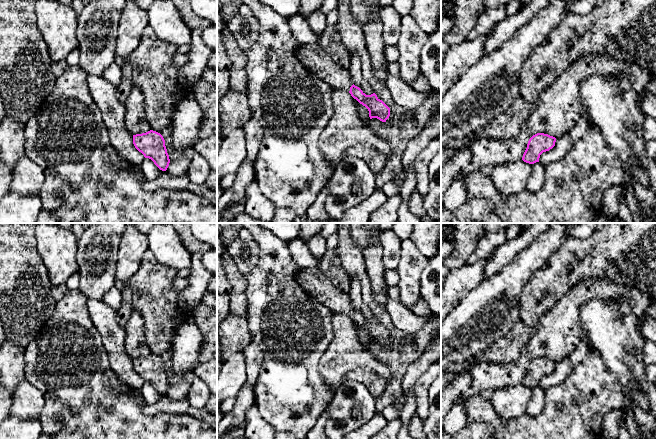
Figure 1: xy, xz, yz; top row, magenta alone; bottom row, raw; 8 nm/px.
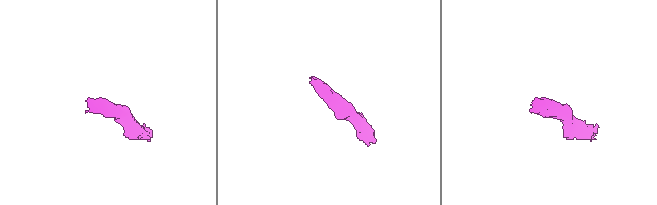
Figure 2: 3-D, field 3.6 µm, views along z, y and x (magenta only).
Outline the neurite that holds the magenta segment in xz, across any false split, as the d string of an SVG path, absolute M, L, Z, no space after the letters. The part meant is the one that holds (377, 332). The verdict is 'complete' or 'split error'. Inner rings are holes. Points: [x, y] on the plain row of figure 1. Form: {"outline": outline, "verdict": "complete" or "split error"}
{"outline": "M318 267L299 268L296 280L300 287L309 295L319 300L333 314L345 314L369 335L369 341L382 346L390 340L390 332L375 317L366 319L351 304L346 291L335 287Z", "verdict": "split error"}

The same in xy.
{"outline": "M153 354L146 357L133 359L133 368L145 382L151 383L162 395L166 395L170 383L163 360Z", "verdict": "complete"}

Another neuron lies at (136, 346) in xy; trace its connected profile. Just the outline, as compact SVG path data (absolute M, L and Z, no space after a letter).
M133 310L125 326L125 331L125 350L132 359L151 354L145 338L144 320L138 311Z

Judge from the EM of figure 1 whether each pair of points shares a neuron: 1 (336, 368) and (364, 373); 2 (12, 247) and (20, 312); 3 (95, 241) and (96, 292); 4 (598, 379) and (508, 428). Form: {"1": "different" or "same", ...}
{"1": "different", "2": "same", "3": "same", "4": "same"}

